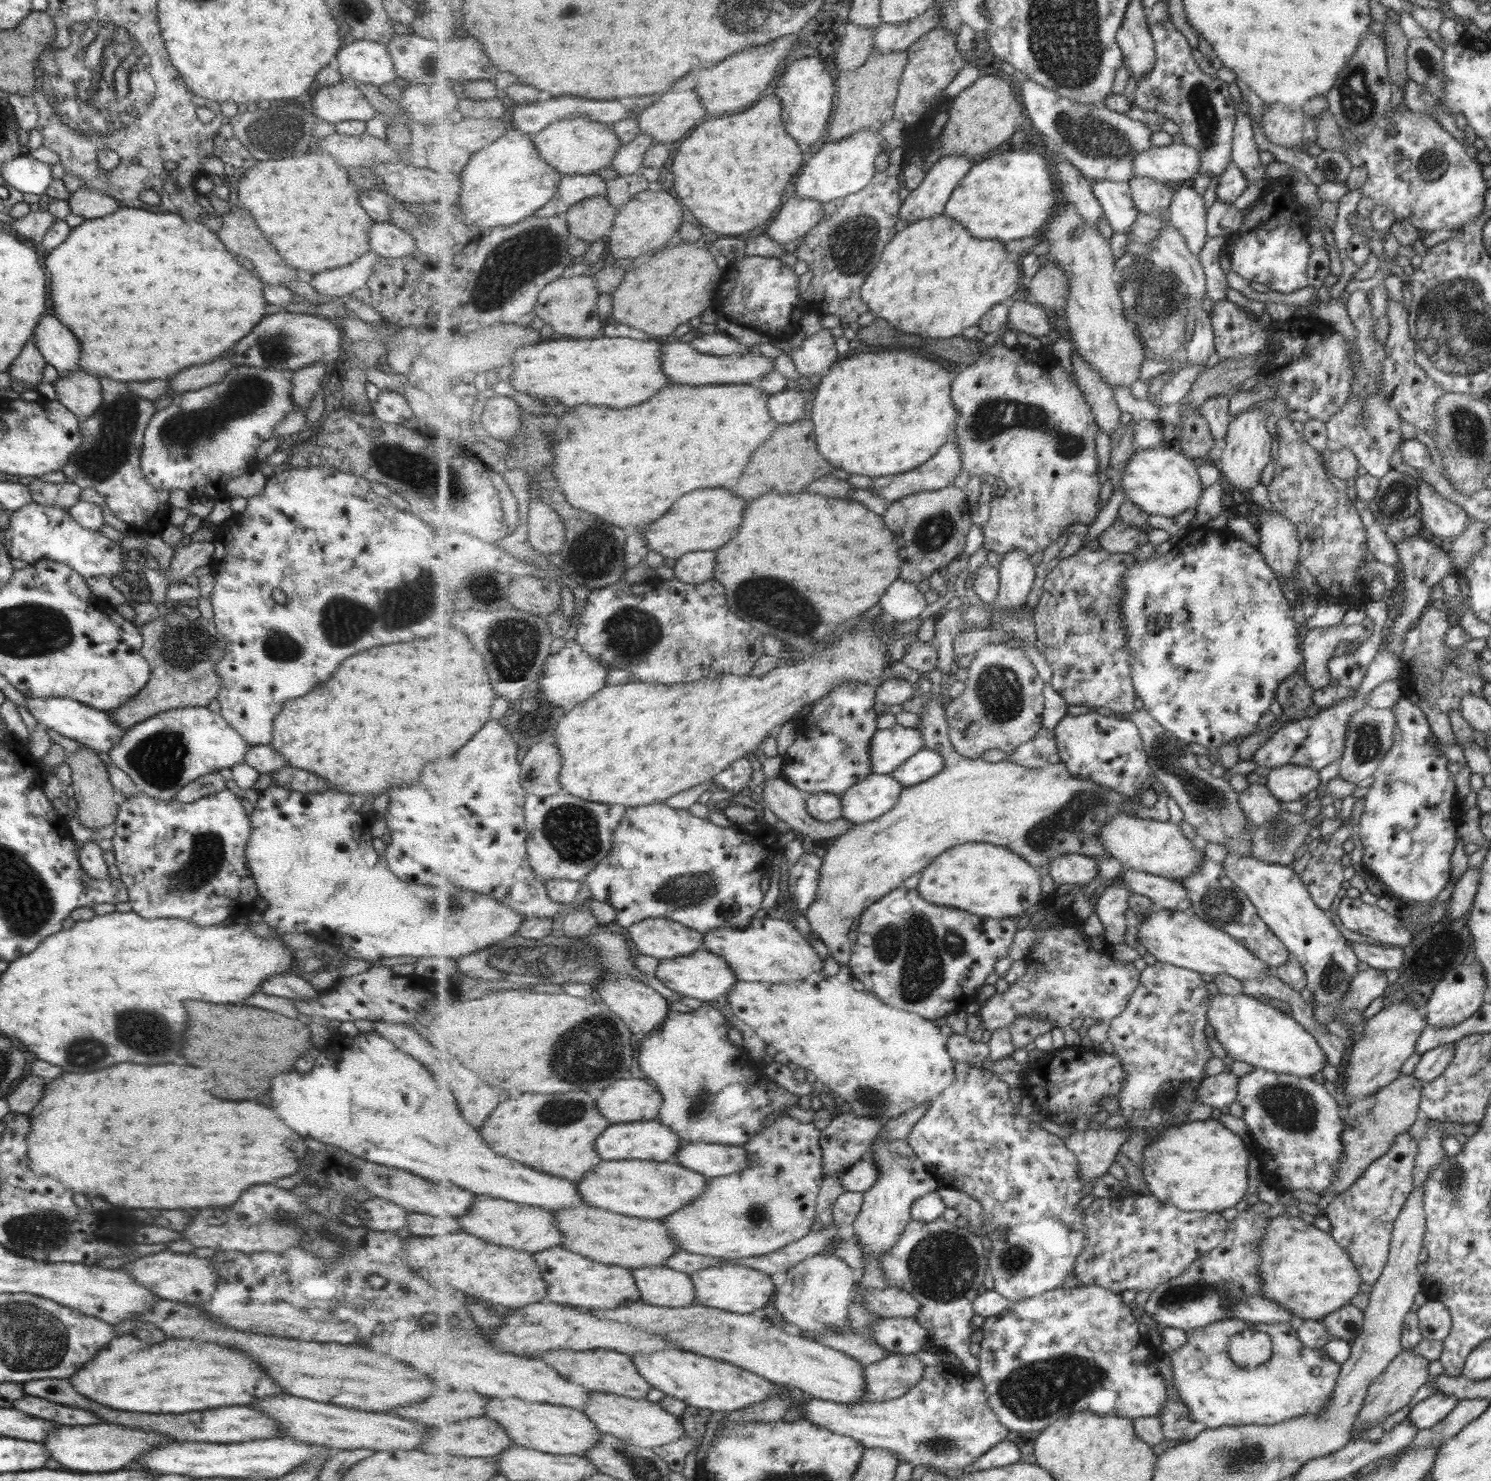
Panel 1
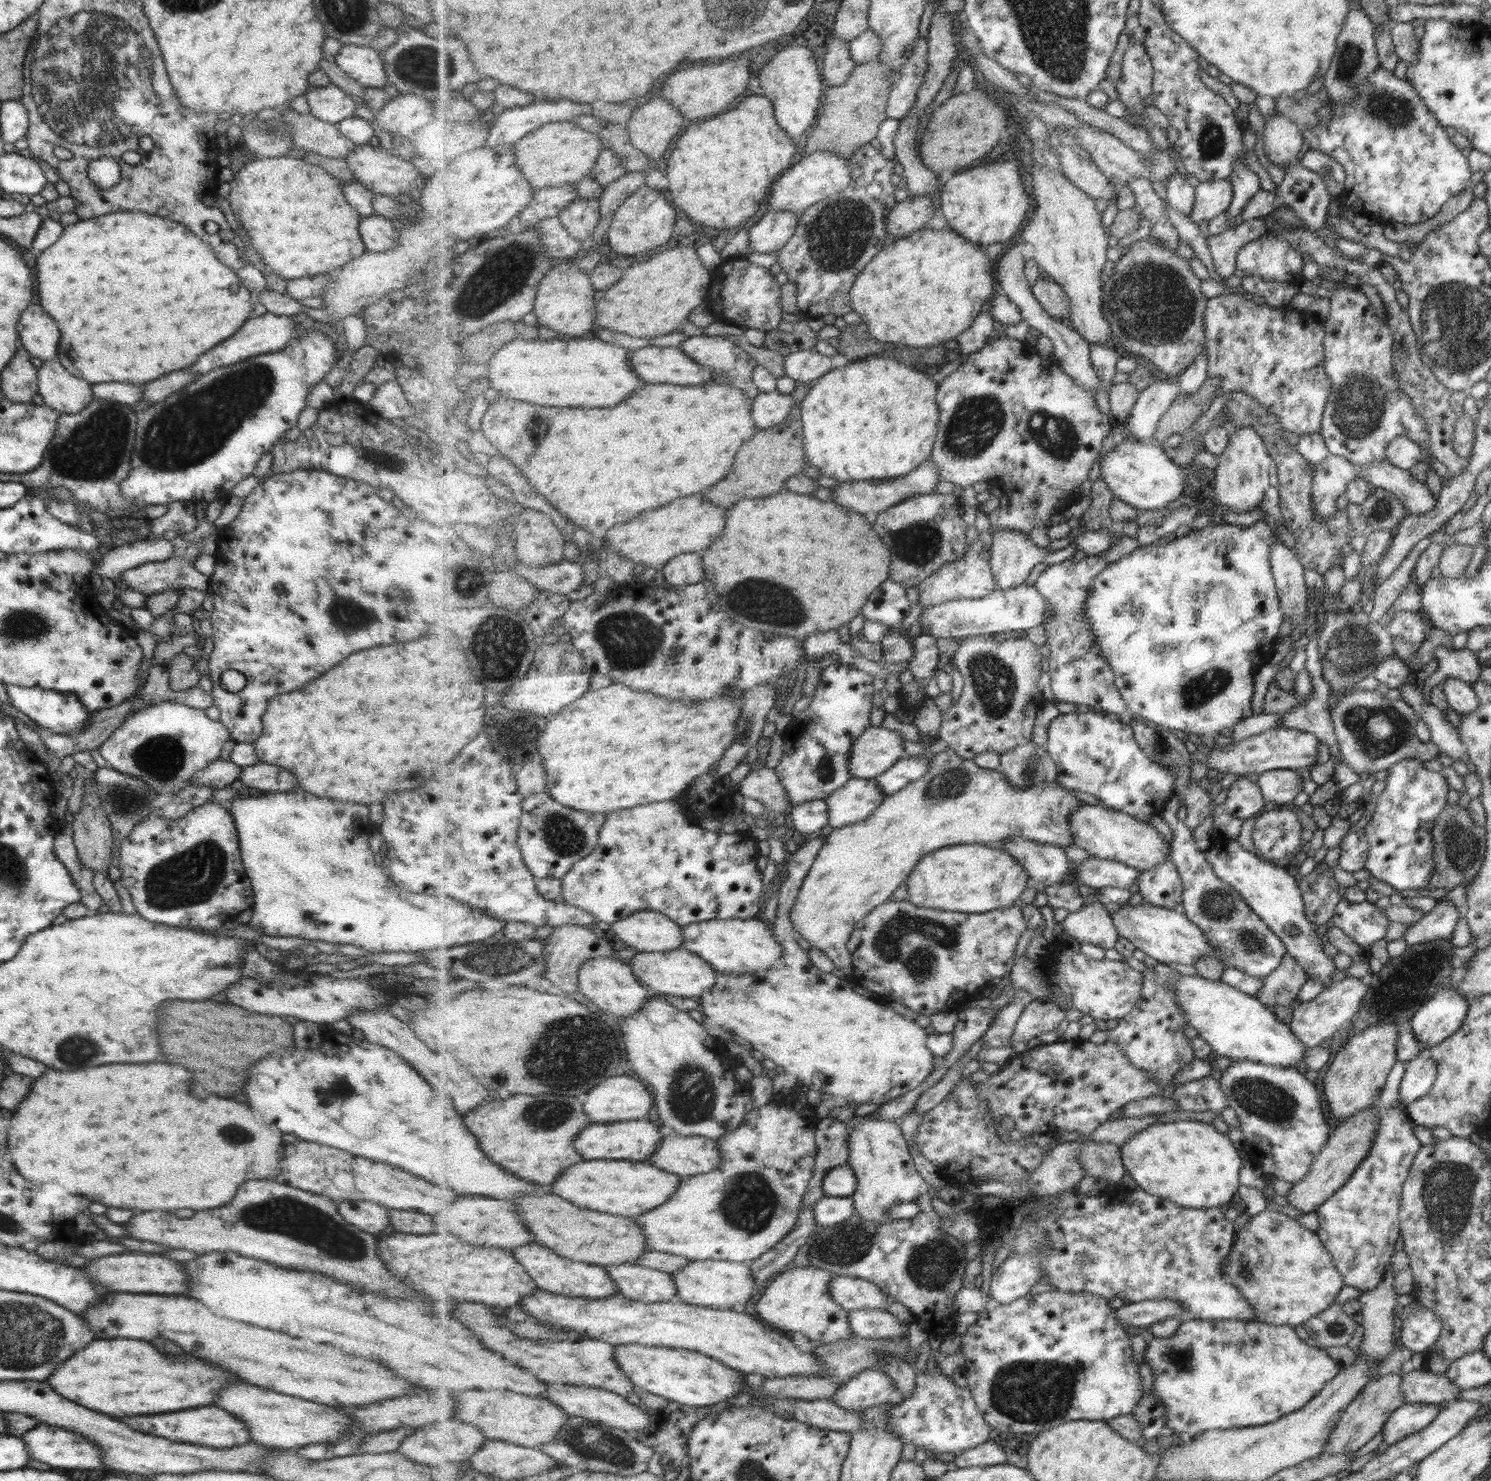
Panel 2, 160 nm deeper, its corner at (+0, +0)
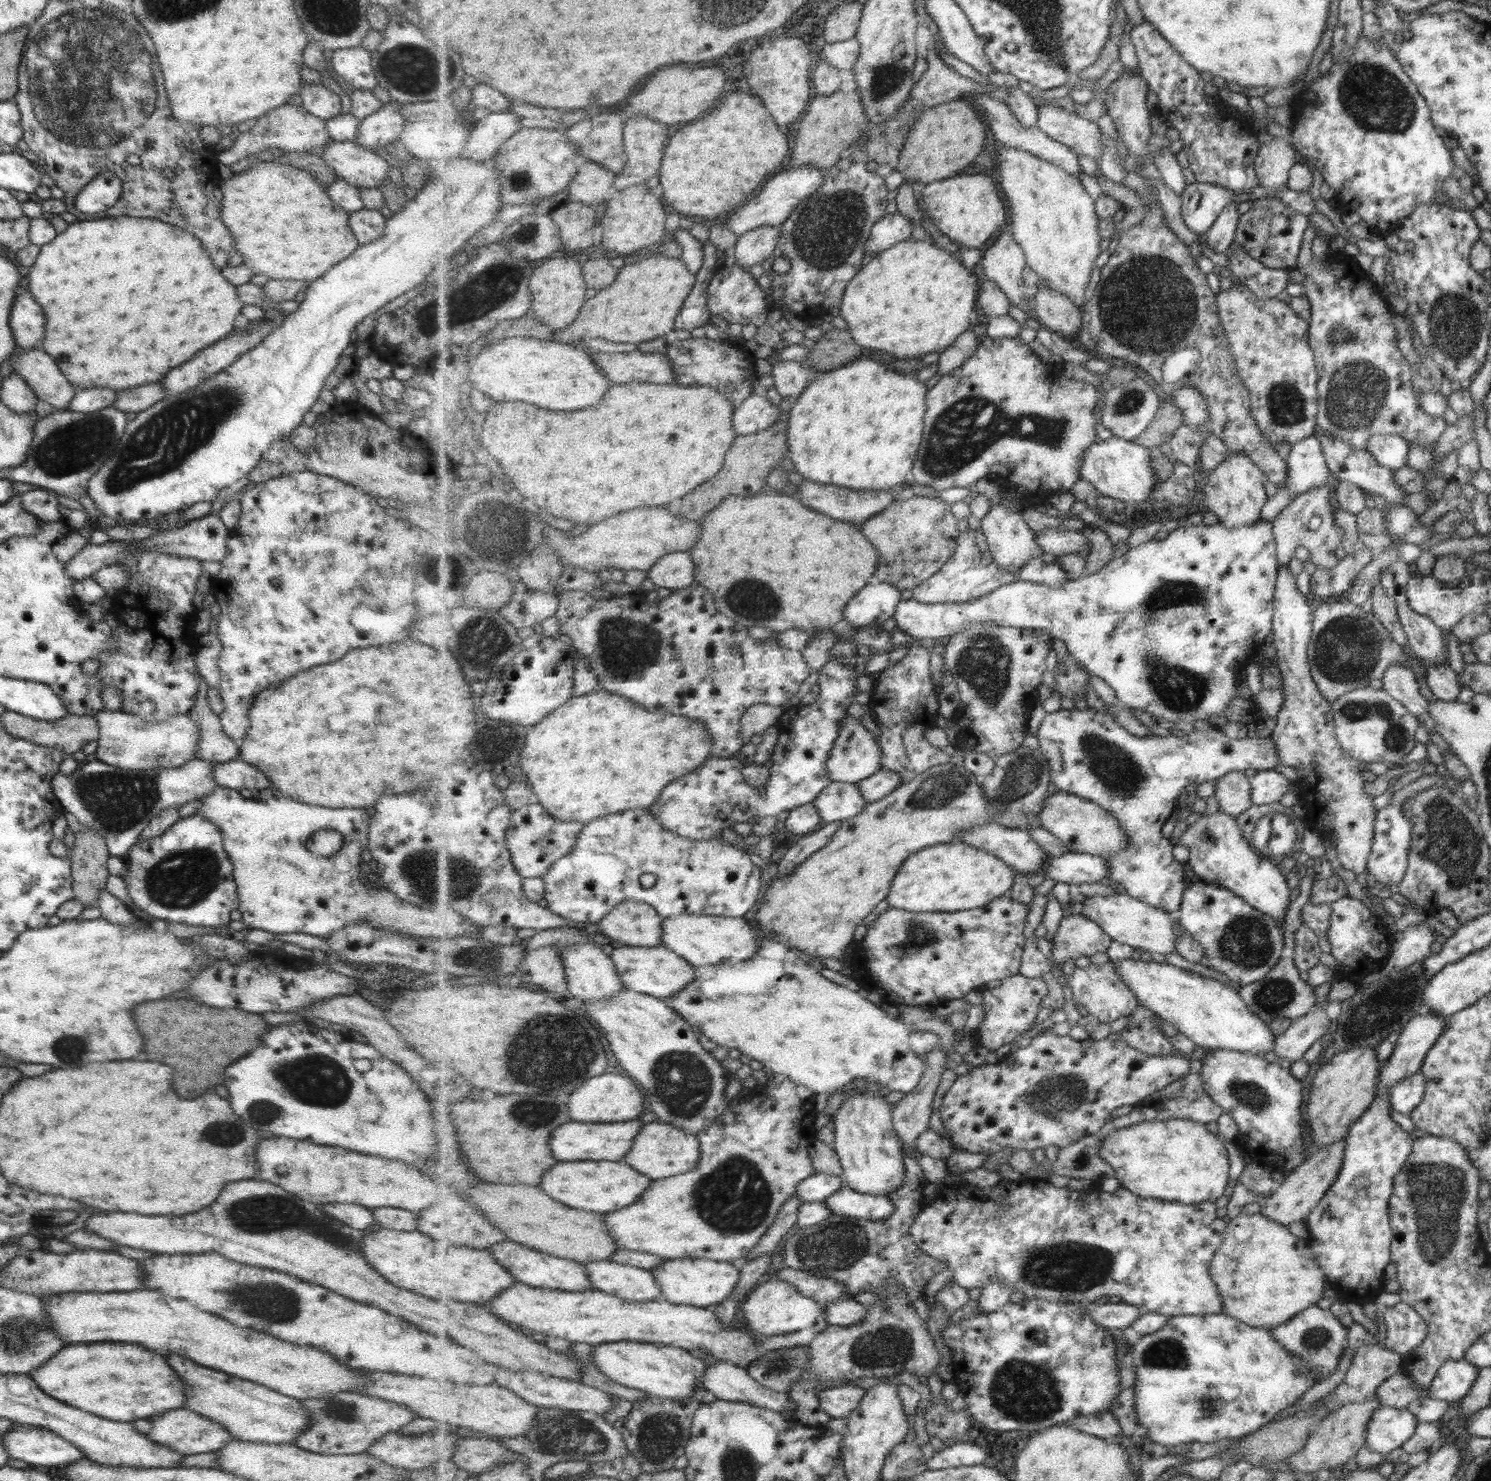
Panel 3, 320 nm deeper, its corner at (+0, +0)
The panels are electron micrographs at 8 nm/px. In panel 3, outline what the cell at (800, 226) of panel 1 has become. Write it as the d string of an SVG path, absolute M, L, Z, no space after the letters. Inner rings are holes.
M780 225L761 226L742 234L735 244L736 263L745 269L755 264L763 265L775 252L781 233Z

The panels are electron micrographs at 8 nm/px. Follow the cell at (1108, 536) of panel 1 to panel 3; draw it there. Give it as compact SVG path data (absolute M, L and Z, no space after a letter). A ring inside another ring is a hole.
M1045 527L1036 533L1036 541L1044 552L1055 556L1072 552L1084 555L1092 547L1090 540L1081 531L1069 530L1067 527Z

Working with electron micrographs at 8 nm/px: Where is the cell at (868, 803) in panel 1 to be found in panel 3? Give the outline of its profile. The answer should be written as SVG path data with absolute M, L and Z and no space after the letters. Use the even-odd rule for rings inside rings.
M833 782L812 802L825 823L849 821L869 804L855 782Z

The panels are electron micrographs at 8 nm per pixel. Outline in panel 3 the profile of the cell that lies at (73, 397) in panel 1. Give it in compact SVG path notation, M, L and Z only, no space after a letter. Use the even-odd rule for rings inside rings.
M31 347L31 350L19 350L11 356L12 372L19 375L25 385L33 391L37 400L50 404L55 409L65 409L69 400L74 398L77 390L61 376L53 360Z

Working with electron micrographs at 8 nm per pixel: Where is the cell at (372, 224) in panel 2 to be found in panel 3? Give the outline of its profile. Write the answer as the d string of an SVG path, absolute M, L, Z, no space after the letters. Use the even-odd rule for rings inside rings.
M361 209L348 213L348 225L357 244L364 245L379 238L384 229L385 217L378 210Z

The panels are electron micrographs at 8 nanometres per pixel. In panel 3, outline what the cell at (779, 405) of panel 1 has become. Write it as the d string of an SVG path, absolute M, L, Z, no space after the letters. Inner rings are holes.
M759 392L736 407L733 427L739 435L755 434L773 427L782 416L778 405L773 405Z

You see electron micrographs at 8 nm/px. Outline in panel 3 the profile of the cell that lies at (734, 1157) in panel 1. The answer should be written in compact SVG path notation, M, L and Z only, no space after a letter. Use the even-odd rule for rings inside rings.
M655 1120L643 1124L640 1133L634 1138L633 1146L624 1156L624 1161L641 1174L654 1180L666 1179L693 1170L700 1161L701 1143L698 1135L678 1126Z

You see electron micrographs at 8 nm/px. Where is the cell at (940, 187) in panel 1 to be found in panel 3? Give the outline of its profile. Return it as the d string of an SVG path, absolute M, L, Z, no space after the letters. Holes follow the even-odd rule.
M896 212L891 213L890 215L885 214L883 218L873 225L868 243L864 246L866 248L866 252L869 254L874 252L876 256L878 253L895 246L898 242L911 239L911 234L913 234L913 228L911 228L911 226L913 226L913 224L911 224L911 219L906 216L901 216L901 214Z

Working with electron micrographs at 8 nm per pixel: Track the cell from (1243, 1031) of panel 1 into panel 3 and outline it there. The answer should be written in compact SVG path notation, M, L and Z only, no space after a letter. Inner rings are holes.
M1117 959L1114 962L1123 981L1135 993L1138 1003L1154 1010L1162 1020L1176 1026L1185 1036L1205 1049L1234 1050L1261 1056L1272 1050L1275 1034L1250 1012L1238 991L1219 980L1153 961Z

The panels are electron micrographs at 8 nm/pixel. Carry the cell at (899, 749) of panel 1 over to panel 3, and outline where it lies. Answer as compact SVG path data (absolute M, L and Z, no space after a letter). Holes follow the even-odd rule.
M845 717L836 745L828 760L828 775L837 782L861 782L882 768L883 751L875 733L869 732L858 718Z

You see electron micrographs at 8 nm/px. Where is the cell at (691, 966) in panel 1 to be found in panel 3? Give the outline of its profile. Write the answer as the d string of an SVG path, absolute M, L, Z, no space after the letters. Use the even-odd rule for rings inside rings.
M624 944L623 948L617 948L617 950L613 948L610 957L617 964L617 971L619 971L621 980L627 989L653 995L657 998L670 998L675 993L683 990L688 984L694 983L697 980L695 966L681 958L681 955L663 945L647 948Z

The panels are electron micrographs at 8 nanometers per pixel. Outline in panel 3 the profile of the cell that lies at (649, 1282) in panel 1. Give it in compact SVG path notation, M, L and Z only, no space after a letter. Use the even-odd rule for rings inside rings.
M610 1259L588 1262L585 1265L595 1290L635 1302L663 1299L660 1283L650 1270Z

